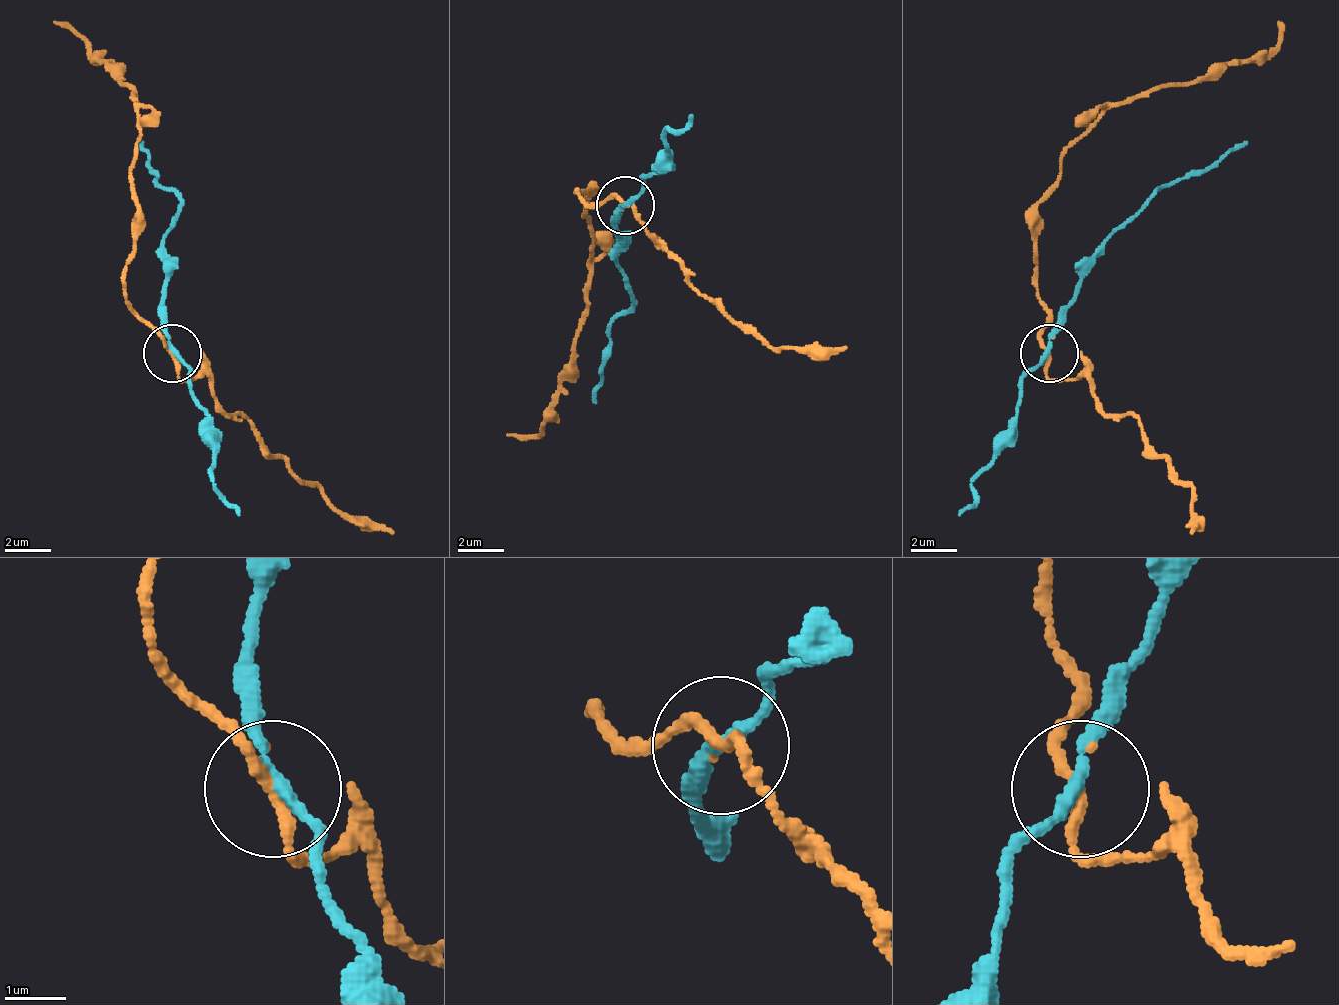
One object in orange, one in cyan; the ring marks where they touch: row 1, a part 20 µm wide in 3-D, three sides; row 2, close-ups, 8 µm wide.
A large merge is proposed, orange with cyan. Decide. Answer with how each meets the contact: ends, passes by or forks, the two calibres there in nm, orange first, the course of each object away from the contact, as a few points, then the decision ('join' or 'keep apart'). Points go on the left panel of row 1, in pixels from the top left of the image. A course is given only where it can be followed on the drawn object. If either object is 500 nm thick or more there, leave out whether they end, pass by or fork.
orange passes by | cyan passes by | 180/180 nm | orange via (171, 355), (124, 296), (136, 198), (136, 104), (107, 64), (83, 40), (54, 23) | cyan via (171, 355), (165, 267), (176, 198), (159, 186), (142, 139) | join

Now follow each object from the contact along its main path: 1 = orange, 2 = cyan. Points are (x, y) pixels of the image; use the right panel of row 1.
1: (1050, 355), (1039, 296), (1039, 198), (1062, 157), (1114, 104), (1248, 64), (1277, 40), (1277, 23)
2: (1050, 355), (1079, 267), (1149, 198), (1248, 139)

